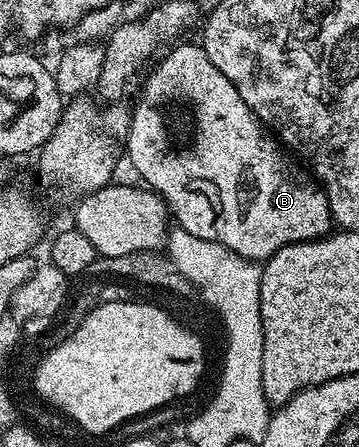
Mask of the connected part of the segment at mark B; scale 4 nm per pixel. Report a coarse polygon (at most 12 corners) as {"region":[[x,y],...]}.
{"region":[[170,47],[127,160],[176,227],[264,262],[330,235],[312,175],[204,48]]}

